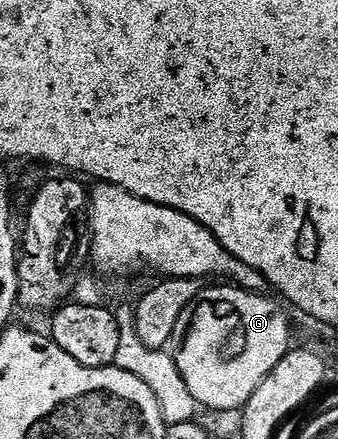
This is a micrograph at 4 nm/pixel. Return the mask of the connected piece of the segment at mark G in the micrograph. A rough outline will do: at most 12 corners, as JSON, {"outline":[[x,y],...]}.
{"outline":[[212,284],[186,314],[178,371],[239,411],[287,356],[275,297]]}

